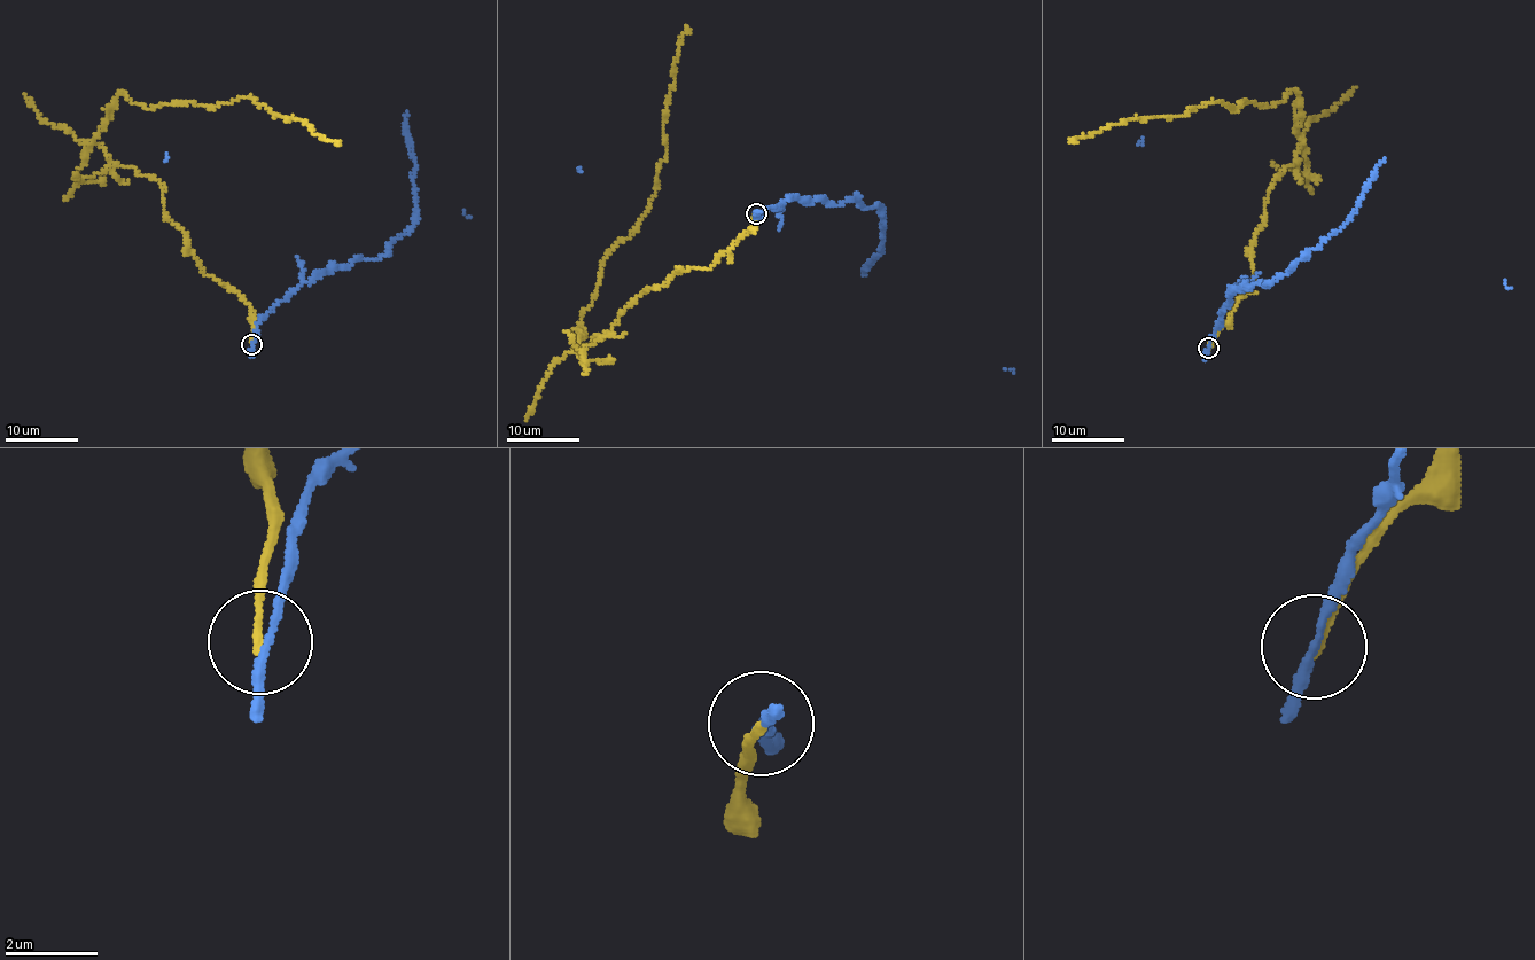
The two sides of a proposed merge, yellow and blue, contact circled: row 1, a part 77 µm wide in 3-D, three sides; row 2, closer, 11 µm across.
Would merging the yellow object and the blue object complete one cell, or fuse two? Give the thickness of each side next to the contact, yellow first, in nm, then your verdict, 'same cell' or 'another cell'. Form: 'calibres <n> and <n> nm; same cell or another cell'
calibres 180 and 170 nm; another cell

